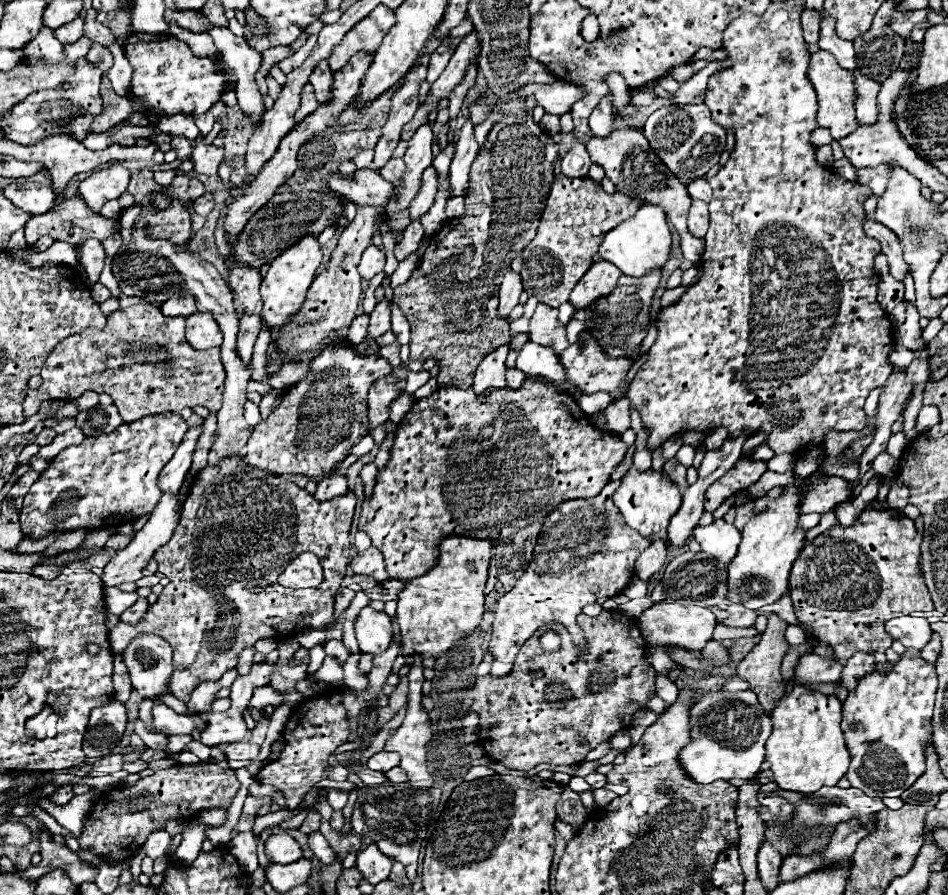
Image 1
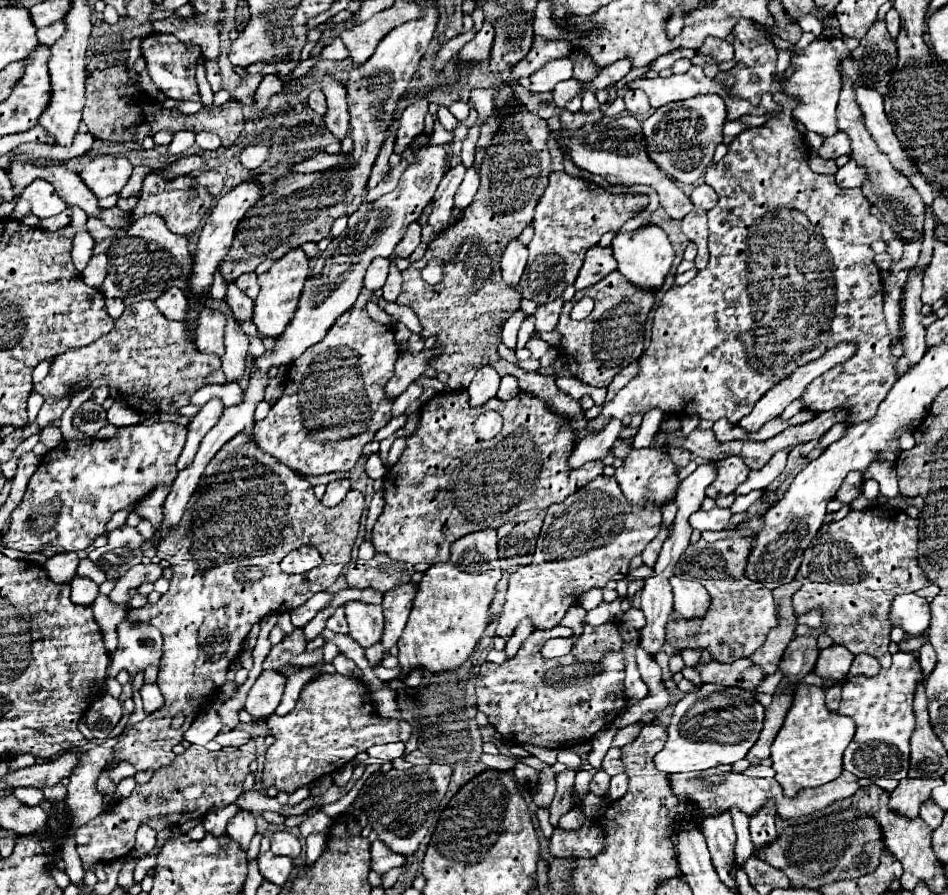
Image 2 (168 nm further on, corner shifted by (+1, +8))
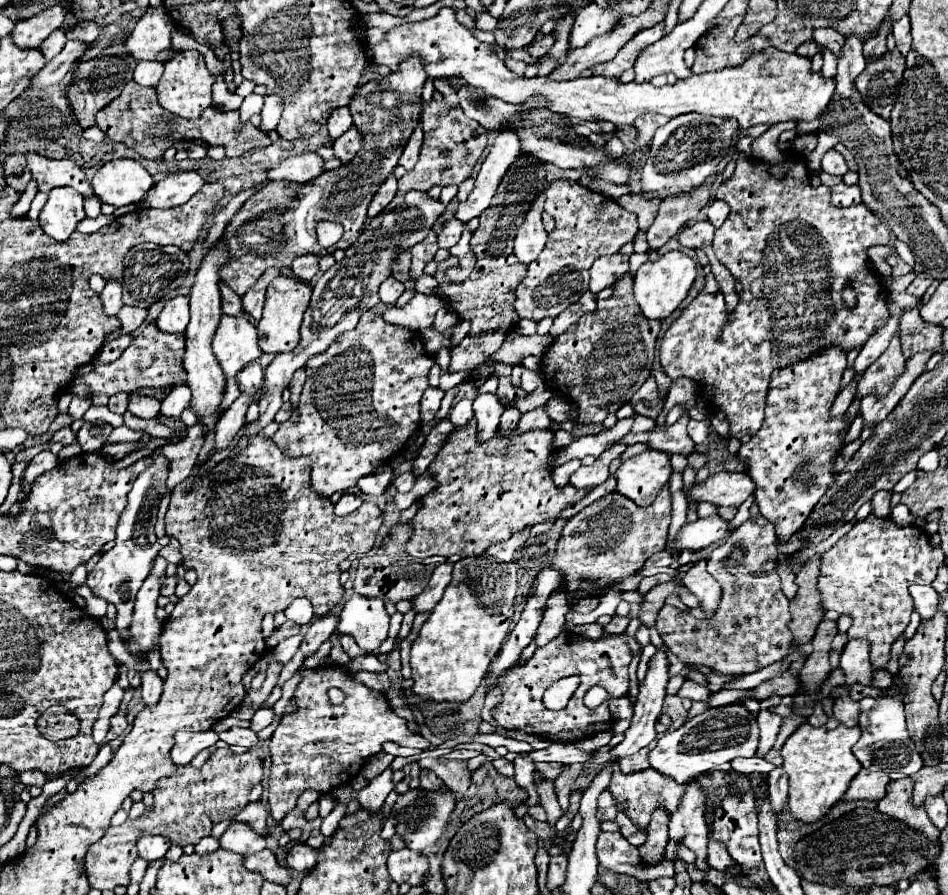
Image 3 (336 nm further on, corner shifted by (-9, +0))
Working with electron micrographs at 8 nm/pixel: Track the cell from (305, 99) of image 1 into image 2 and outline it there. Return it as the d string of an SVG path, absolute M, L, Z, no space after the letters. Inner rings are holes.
M314 90L314 92L310 92L310 96L308 96L308 106L314 110L314 112L318 112L318 114L326 114L326 98L324 98L324 94L320 92L320 90Z

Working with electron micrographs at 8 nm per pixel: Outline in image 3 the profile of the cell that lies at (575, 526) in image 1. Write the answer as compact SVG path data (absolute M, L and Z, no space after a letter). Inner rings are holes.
M664 486L648 508L640 508L626 496L612 492L572 516L562 530L556 556L552 560L552 566L564 576L564 590L570 596L576 596L580 592L606 588L616 580L638 572L652 554L666 548L670 512L670 486Z

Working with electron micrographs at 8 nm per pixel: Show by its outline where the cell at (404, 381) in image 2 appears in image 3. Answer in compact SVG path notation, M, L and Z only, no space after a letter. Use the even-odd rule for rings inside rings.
M494 332L494 334L478 334L476 338L466 336L458 348L454 348L452 352L452 360L450 360L450 372L460 372L460 370L474 370L480 364L484 364L488 360L490 354L494 354L502 342L504 342L506 334L504 332Z

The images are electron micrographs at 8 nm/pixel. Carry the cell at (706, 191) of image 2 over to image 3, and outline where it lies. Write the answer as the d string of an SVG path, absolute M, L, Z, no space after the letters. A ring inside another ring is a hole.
M714 200L708 208L708 220L714 224L714 228L720 228L724 224L724 220L728 218L728 204L724 200Z

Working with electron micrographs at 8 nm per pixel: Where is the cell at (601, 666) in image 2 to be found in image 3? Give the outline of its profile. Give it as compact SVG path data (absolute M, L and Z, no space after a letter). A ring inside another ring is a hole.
M560 632L552 642L538 648L534 656L526 662L526 666L512 666L500 676L498 686L504 692L504 700L492 710L492 716L498 726L506 730L524 730L546 738L550 742L578 742L600 730L612 728L614 720L608 712L608 702L600 704L596 710L588 710L584 706L584 694L592 686L602 686L608 692L608 698L620 698L628 692L628 664L632 660L632 652L624 636L610 636L602 640L590 640L578 634ZM566 676L580 676L582 682L574 696L570 698L564 710L552 712L544 706L542 694L544 690Z

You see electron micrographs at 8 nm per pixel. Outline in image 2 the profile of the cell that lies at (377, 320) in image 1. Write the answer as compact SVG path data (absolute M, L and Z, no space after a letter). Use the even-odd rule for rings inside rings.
M392 264L390 266L390 274L388 274L388 280L382 288L382 298L388 300L388 302L394 302L396 296L400 294L400 284L402 284L402 278L400 278L400 270Z

